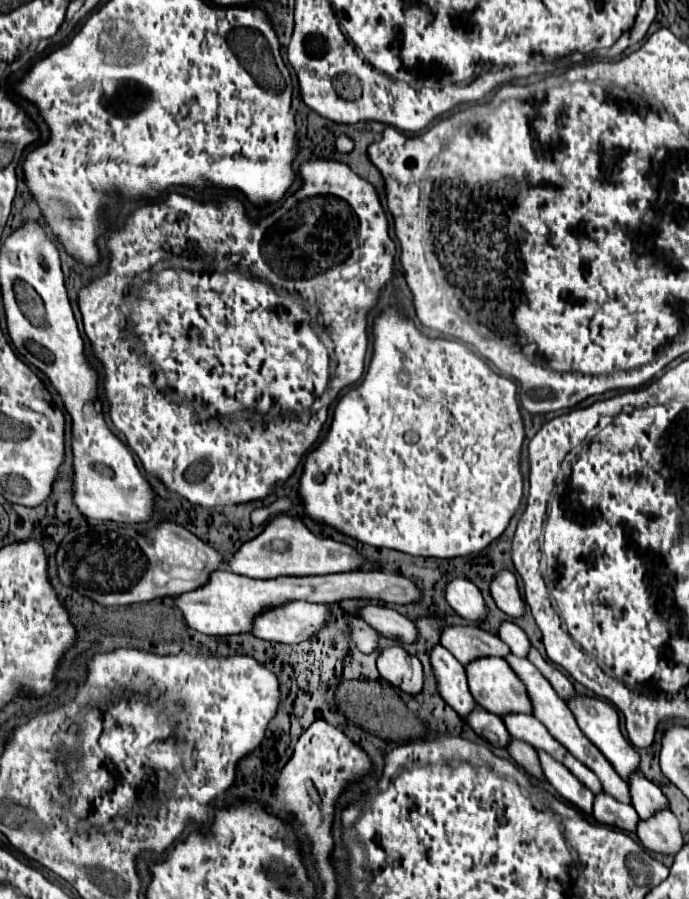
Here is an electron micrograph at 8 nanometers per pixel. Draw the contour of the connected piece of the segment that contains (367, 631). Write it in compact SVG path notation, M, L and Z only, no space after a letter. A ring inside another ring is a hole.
M346 616L346 622L350 624L352 628L352 642L364 652L364 654L370 654L374 650L378 650L378 640L380 640L380 634L368 624L364 622L362 618L352 618L352 616Z

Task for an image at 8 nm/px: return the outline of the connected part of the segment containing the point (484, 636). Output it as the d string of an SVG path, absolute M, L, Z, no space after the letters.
M450 626L442 632L440 644L450 650L464 666L482 656L506 658L510 654L506 642L478 626Z

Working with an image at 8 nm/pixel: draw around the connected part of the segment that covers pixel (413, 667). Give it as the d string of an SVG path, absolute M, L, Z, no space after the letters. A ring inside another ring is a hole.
M392 646L392 648L380 650L378 670L380 670L380 676L394 688L400 688L406 694L422 692L422 686L424 686L422 664L416 656L408 654L404 648Z

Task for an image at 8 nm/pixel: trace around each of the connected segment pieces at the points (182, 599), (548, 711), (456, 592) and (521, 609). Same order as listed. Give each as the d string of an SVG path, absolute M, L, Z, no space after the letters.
M218 570L210 576L208 584L186 592L176 598L176 606L182 610L184 620L190 628L212 634L212 636L230 636L252 632L254 616L262 614L270 608L278 608L290 600L306 600L316 604L338 604L342 600L376 600L380 604L414 604L422 600L422 588L394 572L382 570L356 570L342 574L326 574L326 576L280 576L272 580L254 580L248 576L238 576L228 570Z
M510 654L506 660L508 660L508 664L512 666L512 670L520 676L520 680L524 682L524 686L526 686L526 690L528 690L528 696L530 696L530 700L532 700L532 706L534 706L534 716L548 728L548 732L550 732L562 746L566 746L566 748L570 750L572 756L576 756L580 762L584 762L584 764L600 778L600 782L602 782L602 786L604 786L604 792L610 792L610 796L622 800L624 804L630 804L630 788L628 788L628 784L616 774L616 770L614 770L612 764L602 756L602 752L582 734L582 730L580 730L578 724L576 724L574 714L570 712L570 708L566 706L566 702L562 702L562 698L554 692L554 688L550 686L550 682L538 672L538 668L536 668L530 660L518 658L518 656L514 656L514 654Z
M454 578L446 588L448 604L454 608L454 612L470 622L484 622L488 618L486 602L480 594L480 590L464 578Z
M502 570L490 584L490 592L492 592L492 598L496 602L496 606L508 614L510 618L522 618L524 612L526 612L526 604L520 596L520 590L518 590L518 582L516 582L516 576L508 570Z

